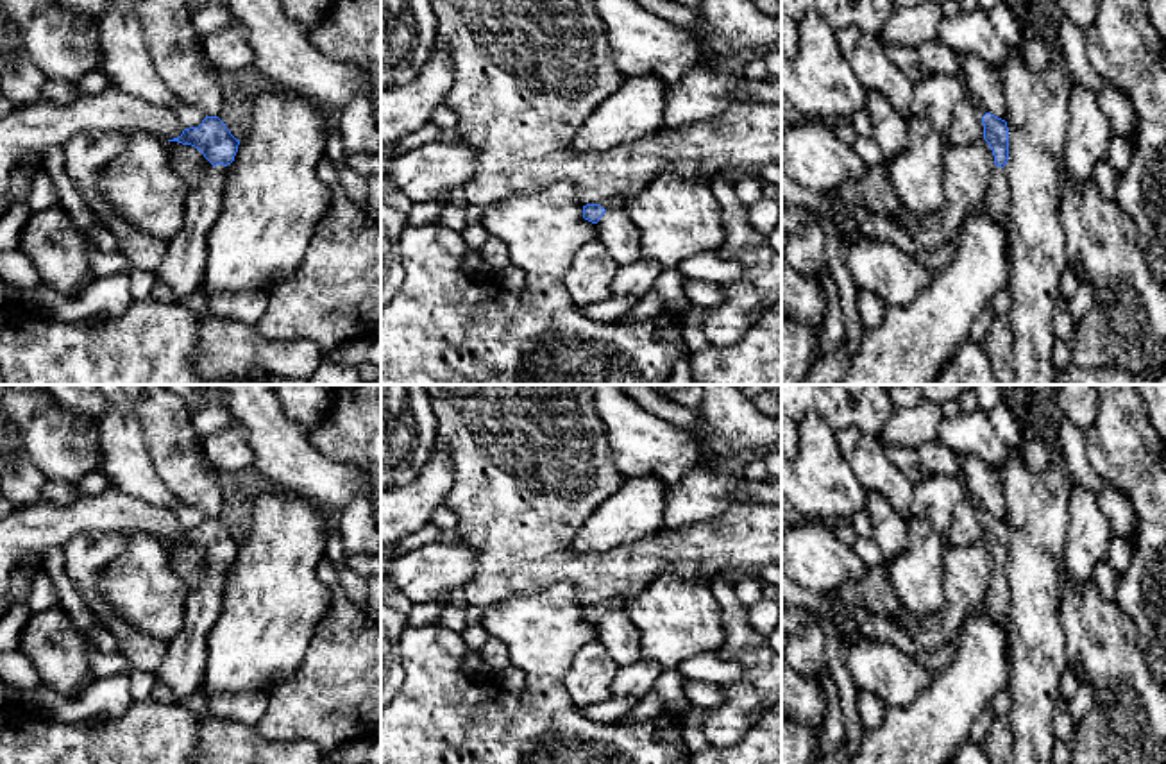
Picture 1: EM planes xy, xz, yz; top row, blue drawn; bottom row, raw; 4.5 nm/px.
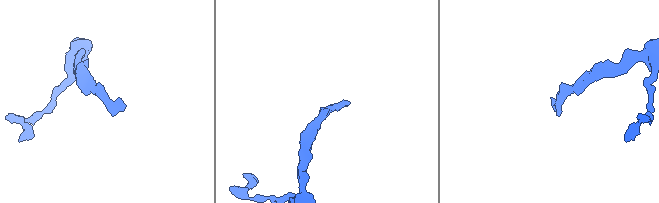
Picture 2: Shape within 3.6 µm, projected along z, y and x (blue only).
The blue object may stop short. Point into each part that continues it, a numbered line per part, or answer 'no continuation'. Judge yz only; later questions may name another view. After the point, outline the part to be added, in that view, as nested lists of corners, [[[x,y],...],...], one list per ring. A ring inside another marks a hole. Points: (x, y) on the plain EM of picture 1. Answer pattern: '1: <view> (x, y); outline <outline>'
1: yz (997, 603); outline [[[994,567],[991,574],[991,587],[982,601],[984,612],[989,619],[998,623],[1009,639],[1009,651],[1012,646],[1012,623],[1010,623],[1010,608],[1012,596],[1009,589],[1009,578],[1005,576],[1001,567]]]

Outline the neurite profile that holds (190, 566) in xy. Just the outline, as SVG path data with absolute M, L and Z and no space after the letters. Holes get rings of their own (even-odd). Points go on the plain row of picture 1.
M165 542L170 565L175 574L190 587L197 587L199 581L213 567L200 551L191 546L182 546L179 542Z

